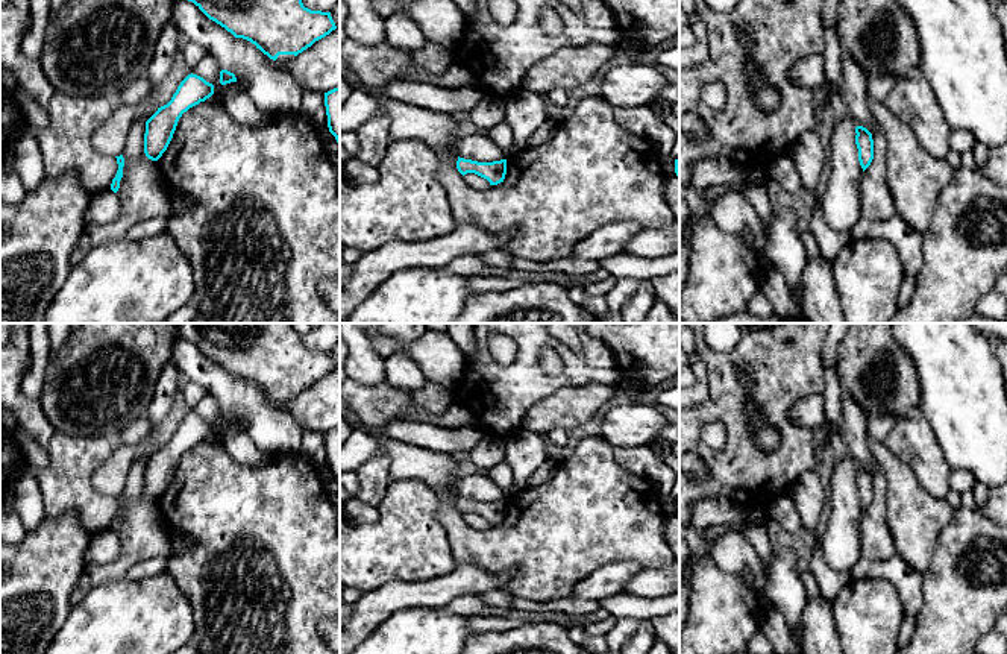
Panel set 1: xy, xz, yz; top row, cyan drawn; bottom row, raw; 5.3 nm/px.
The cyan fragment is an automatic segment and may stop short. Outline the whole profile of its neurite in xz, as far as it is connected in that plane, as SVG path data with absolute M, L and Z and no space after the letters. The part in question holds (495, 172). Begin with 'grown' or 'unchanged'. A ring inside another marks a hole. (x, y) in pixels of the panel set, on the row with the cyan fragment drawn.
unchanged | M458 156L456 168L463 176L467 173L475 173L487 179L490 185L497 185L505 179L507 159L493 161L493 162L478 162L478 161L464 159Z

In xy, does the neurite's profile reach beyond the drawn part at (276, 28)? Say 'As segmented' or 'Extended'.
As segmented

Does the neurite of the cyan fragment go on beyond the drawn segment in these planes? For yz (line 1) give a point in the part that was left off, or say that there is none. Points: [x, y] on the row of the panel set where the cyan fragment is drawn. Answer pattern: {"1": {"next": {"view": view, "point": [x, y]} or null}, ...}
{"1": {"next": null}}

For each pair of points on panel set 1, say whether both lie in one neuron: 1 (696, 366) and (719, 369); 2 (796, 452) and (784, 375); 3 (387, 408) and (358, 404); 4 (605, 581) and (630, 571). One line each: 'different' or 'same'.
1: different
2: same
3: same
4: same

